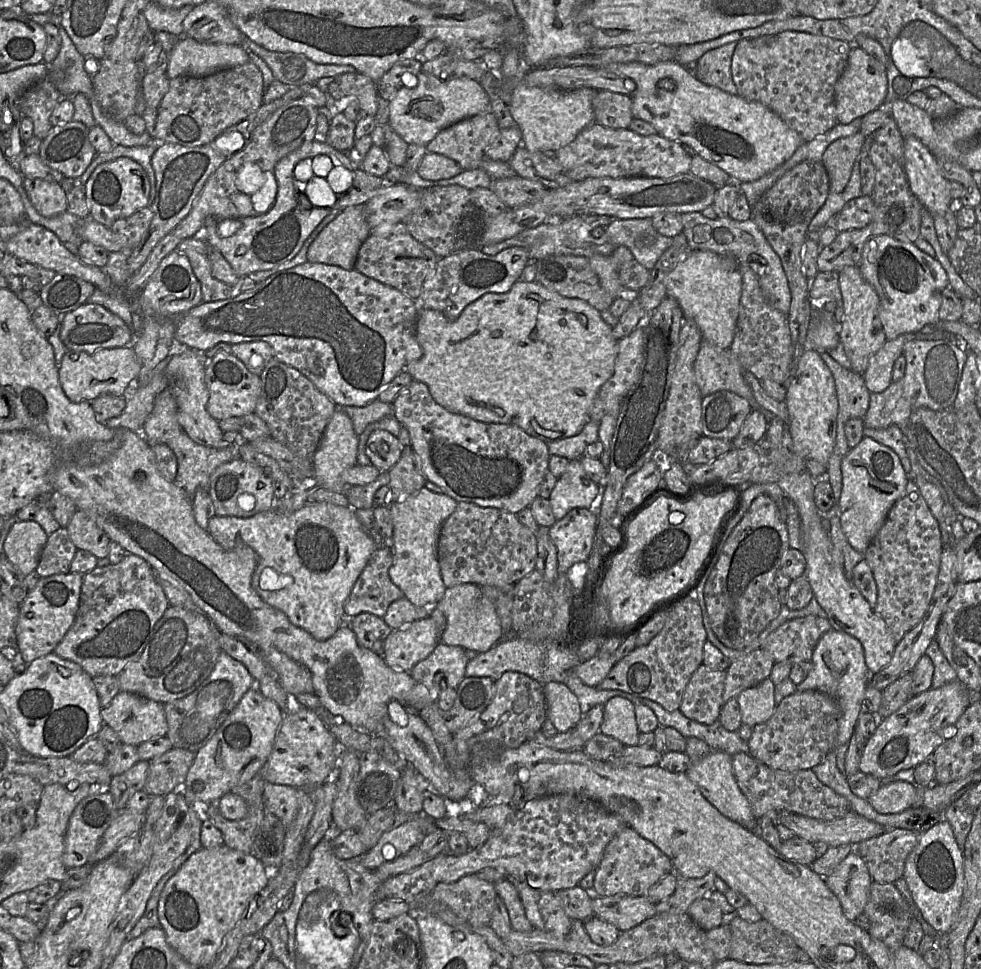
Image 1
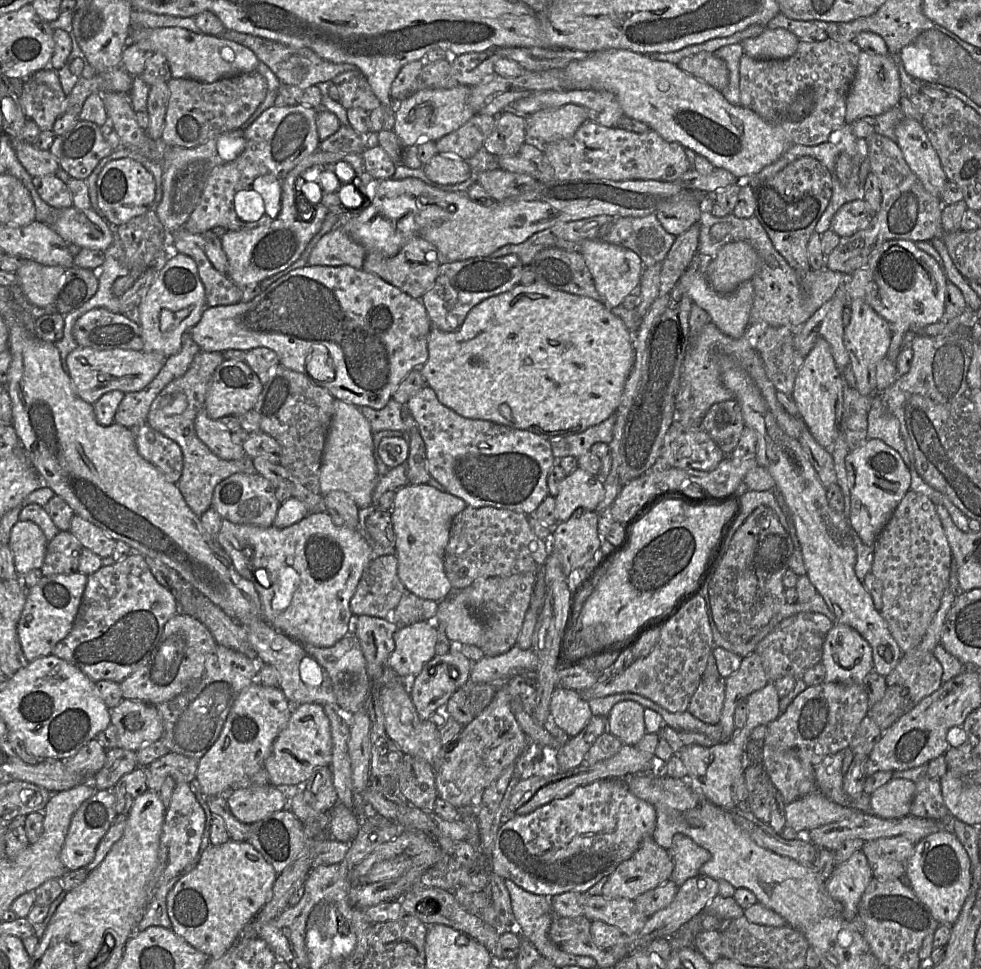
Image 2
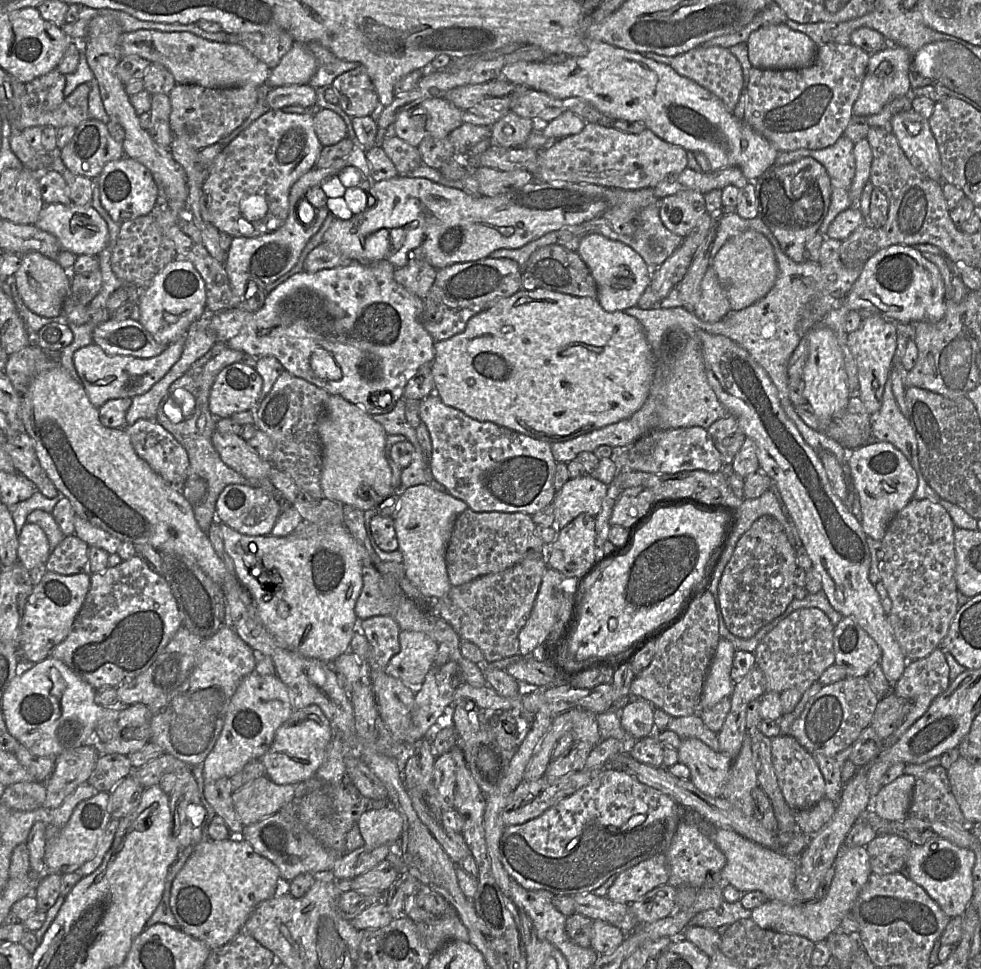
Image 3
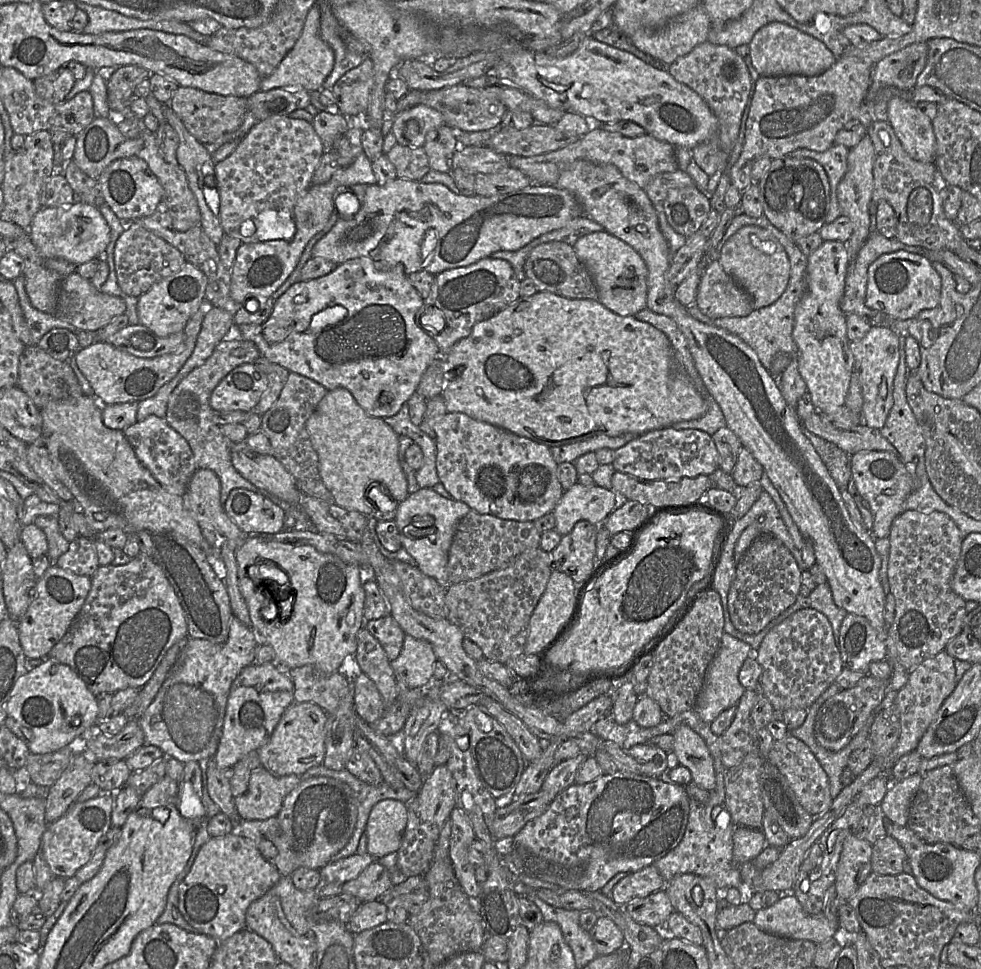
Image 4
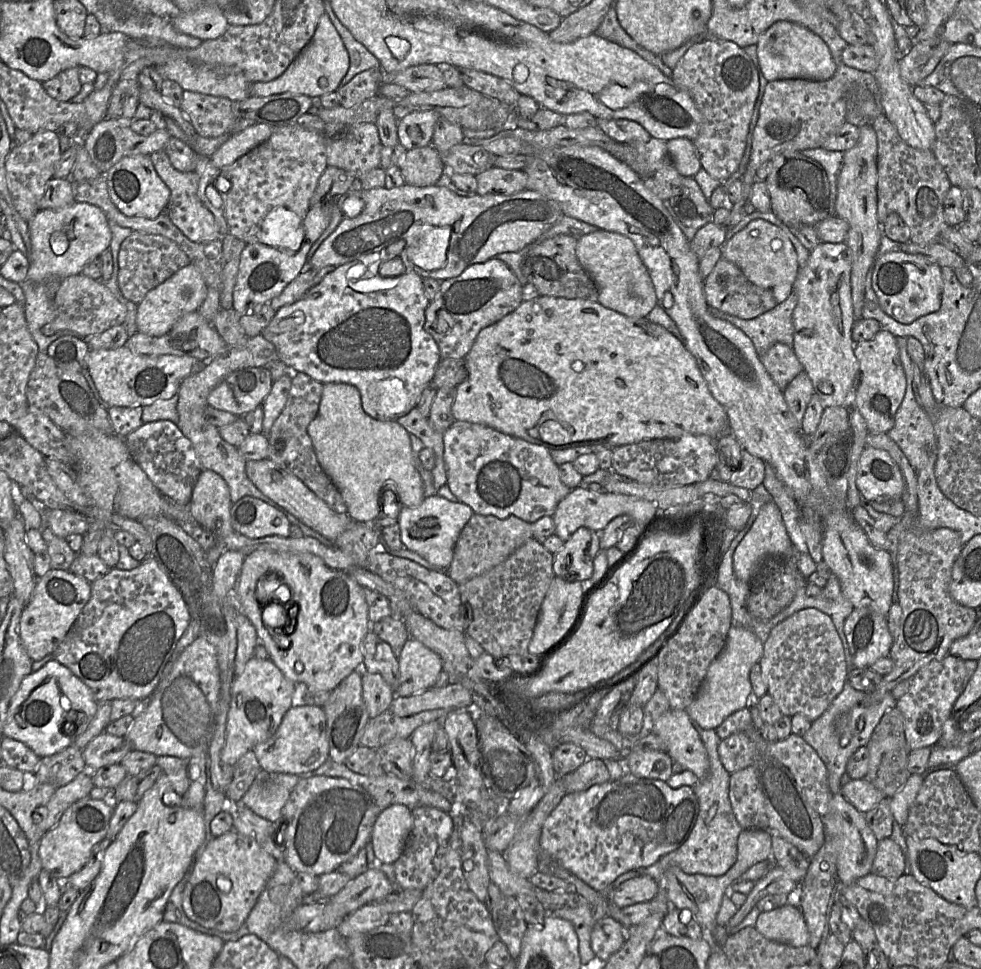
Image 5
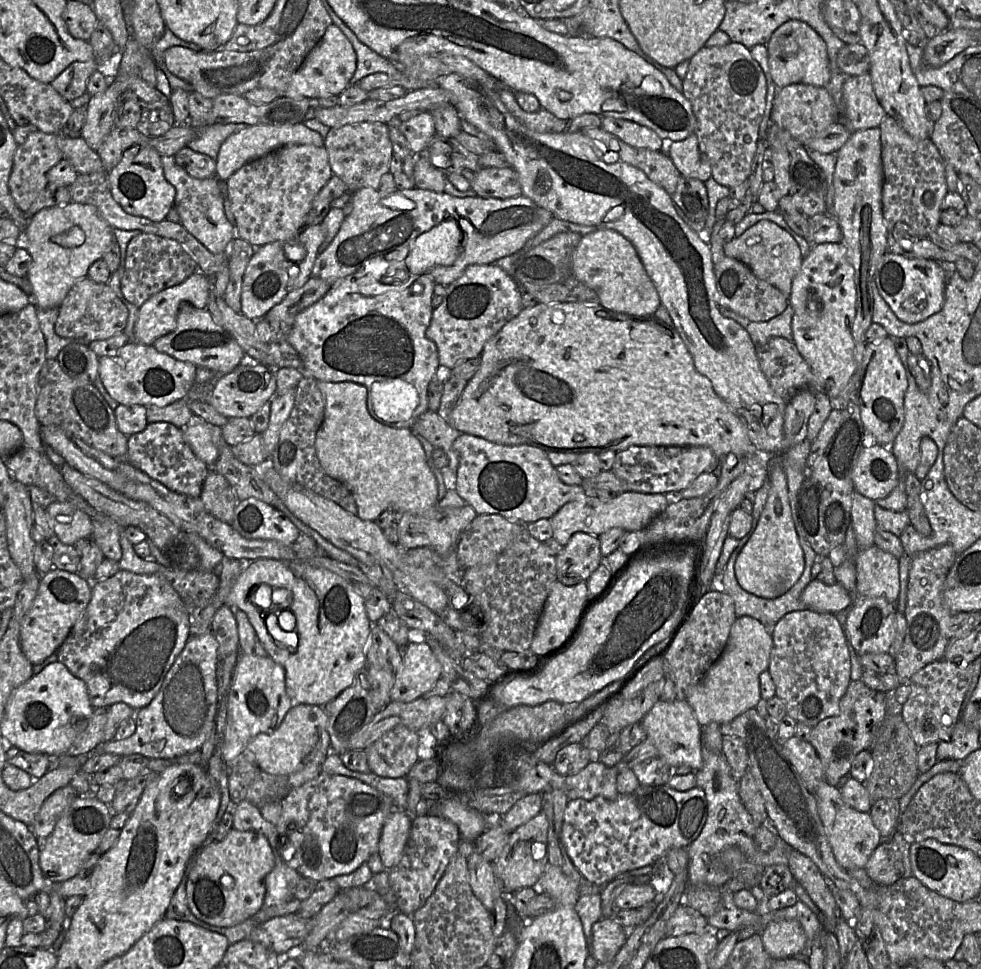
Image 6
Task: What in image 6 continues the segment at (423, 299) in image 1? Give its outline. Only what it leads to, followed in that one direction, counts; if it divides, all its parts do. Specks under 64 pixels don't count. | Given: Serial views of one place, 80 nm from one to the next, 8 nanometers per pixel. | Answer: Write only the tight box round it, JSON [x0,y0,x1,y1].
[426,264,522,372]

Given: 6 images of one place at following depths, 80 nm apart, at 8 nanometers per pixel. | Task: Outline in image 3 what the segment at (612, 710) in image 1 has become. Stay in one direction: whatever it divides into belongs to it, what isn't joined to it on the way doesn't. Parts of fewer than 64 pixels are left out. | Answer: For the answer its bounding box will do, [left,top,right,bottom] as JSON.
[619,699,654,740]

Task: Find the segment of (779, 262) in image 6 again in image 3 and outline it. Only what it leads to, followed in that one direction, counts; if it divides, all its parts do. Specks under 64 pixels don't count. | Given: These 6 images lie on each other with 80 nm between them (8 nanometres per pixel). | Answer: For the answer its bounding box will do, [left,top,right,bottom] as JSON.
[711,230,778,311]

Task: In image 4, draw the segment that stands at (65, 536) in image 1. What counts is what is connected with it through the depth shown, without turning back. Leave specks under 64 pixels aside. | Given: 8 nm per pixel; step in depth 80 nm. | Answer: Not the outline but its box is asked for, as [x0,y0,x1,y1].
[55,536,100,577]

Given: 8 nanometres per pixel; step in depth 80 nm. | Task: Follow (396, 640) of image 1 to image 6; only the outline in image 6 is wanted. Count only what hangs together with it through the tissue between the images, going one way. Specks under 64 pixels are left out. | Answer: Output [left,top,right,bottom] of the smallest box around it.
[391,642,442,702]

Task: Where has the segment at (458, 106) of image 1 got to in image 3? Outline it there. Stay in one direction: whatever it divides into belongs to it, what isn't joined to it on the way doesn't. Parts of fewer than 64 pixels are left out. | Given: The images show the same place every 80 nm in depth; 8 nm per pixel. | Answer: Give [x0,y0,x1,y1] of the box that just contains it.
[393,97,461,147]

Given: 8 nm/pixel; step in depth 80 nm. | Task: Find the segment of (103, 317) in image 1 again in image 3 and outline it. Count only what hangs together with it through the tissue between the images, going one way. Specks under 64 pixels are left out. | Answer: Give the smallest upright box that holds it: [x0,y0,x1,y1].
[93,318,166,359]

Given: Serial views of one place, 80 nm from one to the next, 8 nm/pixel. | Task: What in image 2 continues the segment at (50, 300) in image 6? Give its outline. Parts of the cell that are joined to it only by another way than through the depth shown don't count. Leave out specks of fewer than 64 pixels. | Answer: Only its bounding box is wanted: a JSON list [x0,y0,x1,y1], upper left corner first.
[52,206,113,251]

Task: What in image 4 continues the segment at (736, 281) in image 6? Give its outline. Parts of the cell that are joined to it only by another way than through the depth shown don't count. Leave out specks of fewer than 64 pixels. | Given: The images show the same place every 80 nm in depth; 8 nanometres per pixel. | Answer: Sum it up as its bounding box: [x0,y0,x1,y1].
[694,259,756,319]

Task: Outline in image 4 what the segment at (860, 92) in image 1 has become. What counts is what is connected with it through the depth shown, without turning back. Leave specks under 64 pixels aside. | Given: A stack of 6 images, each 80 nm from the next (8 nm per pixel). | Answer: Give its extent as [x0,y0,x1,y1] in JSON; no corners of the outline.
[865,41,927,98]

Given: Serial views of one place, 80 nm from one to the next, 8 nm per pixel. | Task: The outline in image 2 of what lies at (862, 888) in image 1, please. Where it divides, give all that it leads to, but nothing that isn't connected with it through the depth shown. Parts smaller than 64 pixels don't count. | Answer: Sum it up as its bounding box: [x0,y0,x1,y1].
[825,849,872,921]

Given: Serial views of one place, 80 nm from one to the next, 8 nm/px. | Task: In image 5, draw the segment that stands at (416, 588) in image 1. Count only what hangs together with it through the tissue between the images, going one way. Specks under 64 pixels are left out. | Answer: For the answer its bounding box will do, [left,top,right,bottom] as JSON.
[397,495,473,569]

